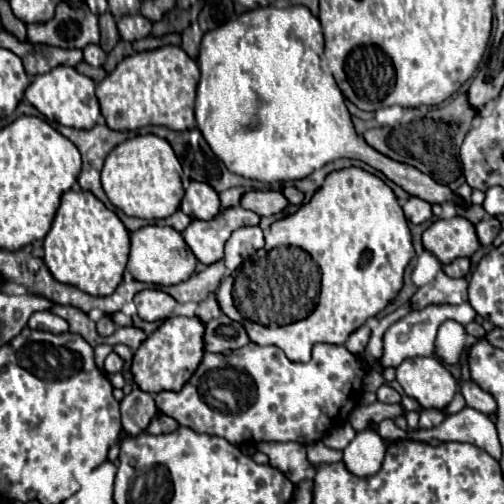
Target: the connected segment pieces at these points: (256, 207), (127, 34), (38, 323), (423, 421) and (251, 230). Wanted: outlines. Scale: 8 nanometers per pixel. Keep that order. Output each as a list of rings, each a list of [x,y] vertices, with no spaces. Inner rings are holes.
[[[248,191],[242,195],[240,205],[262,217],[280,213],[288,205],[288,201],[280,191]]]
[[[140,13],[138,15],[124,15],[118,21],[118,31],[120,31],[122,39],[136,41],[136,39],[142,39],[142,37],[150,35],[152,21],[148,21],[146,17],[140,17]]]
[[[36,311],[36,313],[30,317],[28,327],[30,327],[30,329],[44,329],[44,331],[56,333],[56,335],[68,331],[68,323],[66,323],[62,317],[54,315],[52,311]]]
[[[424,409],[422,417],[420,417],[420,425],[422,429],[430,429],[434,425],[440,425],[446,419],[444,409]]]
[[[240,227],[226,241],[224,263],[228,269],[234,271],[236,267],[242,265],[244,259],[248,259],[262,247],[264,247],[264,235],[260,227]]]

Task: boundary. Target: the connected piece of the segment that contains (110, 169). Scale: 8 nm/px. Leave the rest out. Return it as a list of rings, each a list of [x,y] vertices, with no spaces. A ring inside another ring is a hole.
[[[138,135],[120,143],[106,157],[102,169],[102,187],[108,199],[126,215],[142,219],[162,219],[172,215],[182,201],[185,190],[181,180],[182,166],[170,143],[156,135]]]

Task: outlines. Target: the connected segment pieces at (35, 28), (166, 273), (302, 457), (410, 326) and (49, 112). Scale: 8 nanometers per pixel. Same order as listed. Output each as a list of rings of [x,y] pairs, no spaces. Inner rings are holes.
[[[62,1],[56,7],[56,15],[46,23],[30,23],[28,25],[28,41],[30,43],[46,43],[54,47],[64,49],[84,49],[90,43],[98,43],[100,31],[98,31],[98,15],[94,15],[86,1],[78,1],[72,5],[72,1]]]
[[[146,225],[138,231],[132,231],[130,239],[132,245],[130,245],[128,271],[134,275],[134,279],[154,285],[174,285],[188,279],[194,273],[196,255],[188,249],[184,237],[176,229],[168,225]]]
[[[260,443],[258,451],[266,453],[270,465],[280,469],[292,483],[312,479],[316,475],[318,465],[308,461],[306,447],[300,443]]]
[[[462,303],[462,305],[430,305],[422,311],[412,311],[406,317],[402,317],[398,323],[390,325],[388,331],[384,333],[384,351],[380,357],[380,365],[382,369],[388,367],[398,367],[404,359],[412,359],[412,357],[432,357],[434,355],[434,343],[436,343],[436,333],[438,327],[446,321],[458,321],[462,325],[470,323],[476,317],[476,311],[472,309],[472,305]]]
[[[58,65],[56,69],[36,75],[26,89],[26,99],[48,119],[60,125],[76,127],[76,129],[90,129],[96,125],[100,115],[100,105],[94,95],[94,81],[74,67]]]

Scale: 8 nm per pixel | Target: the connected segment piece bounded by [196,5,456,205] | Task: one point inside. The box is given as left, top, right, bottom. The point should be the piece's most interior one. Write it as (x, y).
(264, 65)

